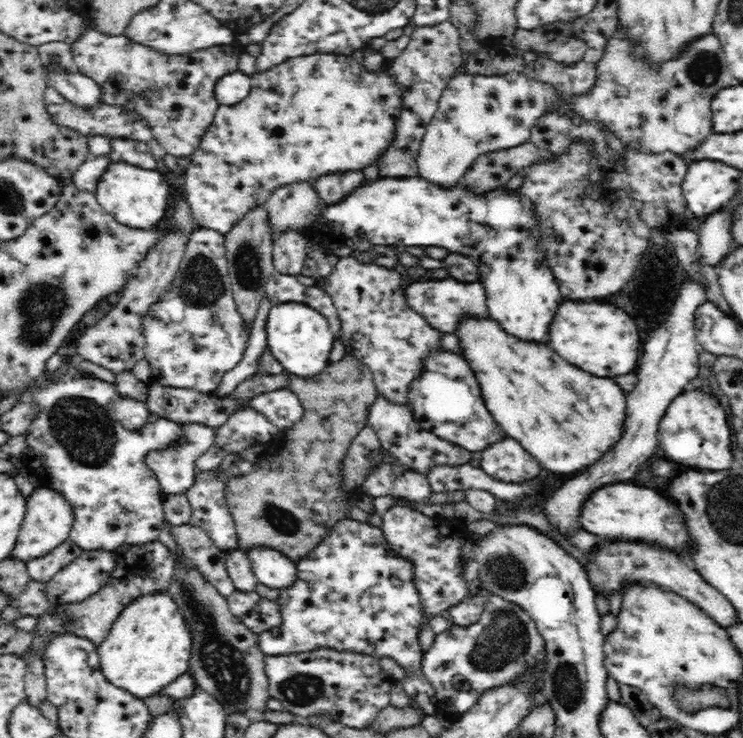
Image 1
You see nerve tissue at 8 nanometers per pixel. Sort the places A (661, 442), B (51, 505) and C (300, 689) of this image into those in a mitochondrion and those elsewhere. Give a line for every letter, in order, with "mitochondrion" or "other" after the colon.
A: other
B: other
C: mitochondrion

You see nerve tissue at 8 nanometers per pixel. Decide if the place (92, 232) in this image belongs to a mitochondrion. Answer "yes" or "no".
no

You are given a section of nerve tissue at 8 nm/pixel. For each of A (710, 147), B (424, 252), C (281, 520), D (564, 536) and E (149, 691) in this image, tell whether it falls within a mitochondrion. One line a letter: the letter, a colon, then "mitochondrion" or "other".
A: other
B: other
C: mitochondrion
D: other
E: other

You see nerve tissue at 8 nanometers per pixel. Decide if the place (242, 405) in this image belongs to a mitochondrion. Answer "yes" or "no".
no

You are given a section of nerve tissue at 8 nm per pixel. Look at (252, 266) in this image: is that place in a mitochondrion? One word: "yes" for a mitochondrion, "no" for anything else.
yes

